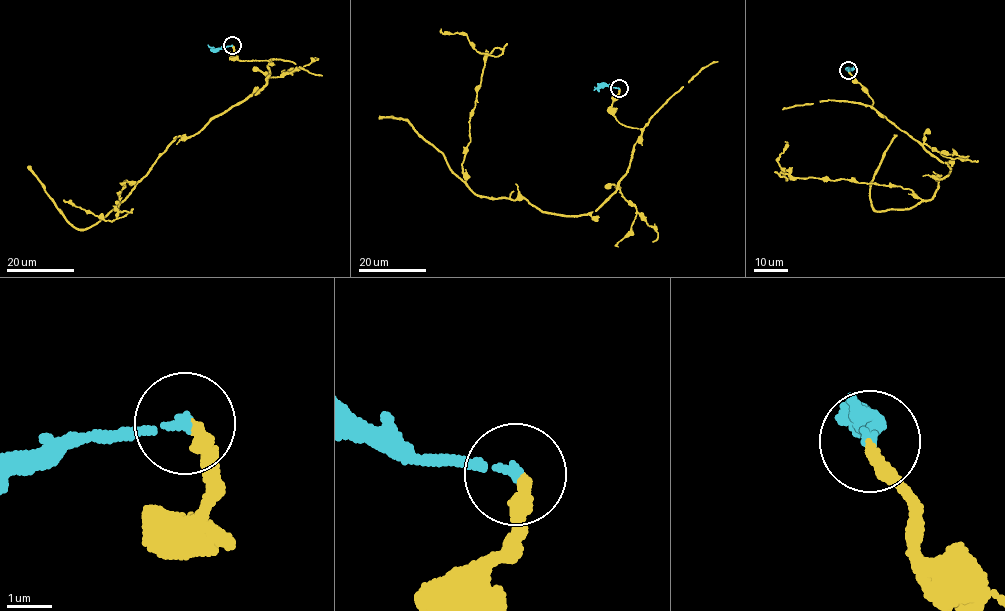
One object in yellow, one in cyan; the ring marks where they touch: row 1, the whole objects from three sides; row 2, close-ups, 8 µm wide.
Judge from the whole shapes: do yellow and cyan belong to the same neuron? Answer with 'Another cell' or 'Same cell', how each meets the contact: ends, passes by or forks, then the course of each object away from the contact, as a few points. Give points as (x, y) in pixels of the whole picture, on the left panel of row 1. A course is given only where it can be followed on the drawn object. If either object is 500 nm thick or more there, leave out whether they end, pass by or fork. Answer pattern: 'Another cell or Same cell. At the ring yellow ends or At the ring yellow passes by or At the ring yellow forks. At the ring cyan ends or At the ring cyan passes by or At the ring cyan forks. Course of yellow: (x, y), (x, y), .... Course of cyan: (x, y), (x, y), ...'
Same cell. At the ring yellow ends. At the ring cyan ends. Course of yellow: (232, 45), (240, 60), (268, 60), (264, 87), (124, 182), (117, 214), (131, 212), (105, 221), (63, 199). Course of cyan: (231, 45), (215, 49), (208, 44)

